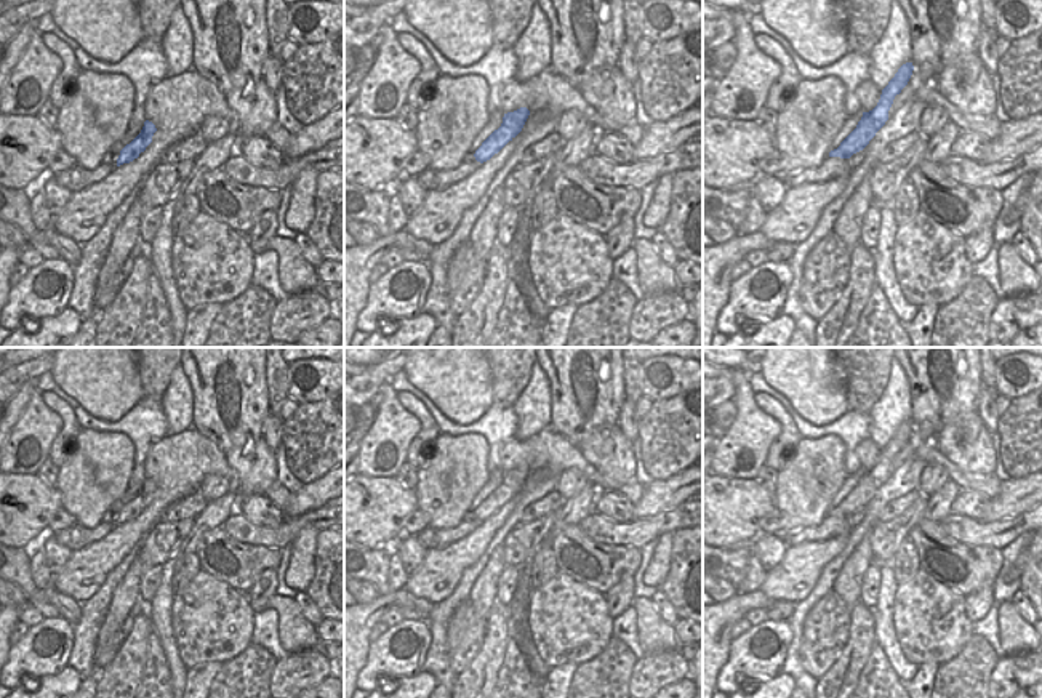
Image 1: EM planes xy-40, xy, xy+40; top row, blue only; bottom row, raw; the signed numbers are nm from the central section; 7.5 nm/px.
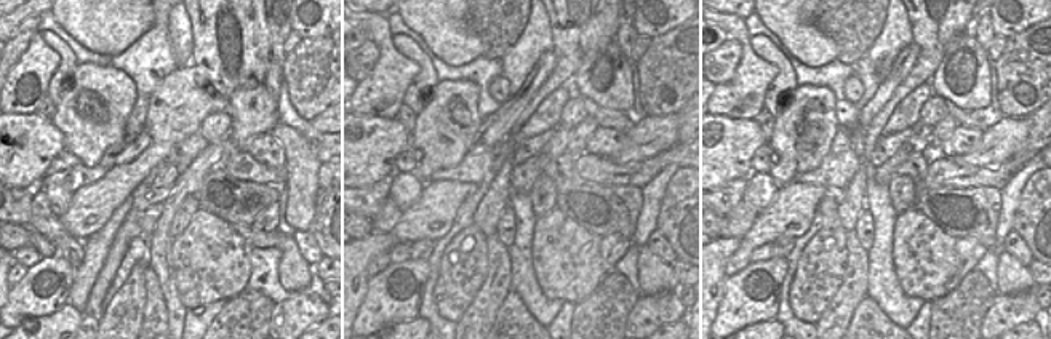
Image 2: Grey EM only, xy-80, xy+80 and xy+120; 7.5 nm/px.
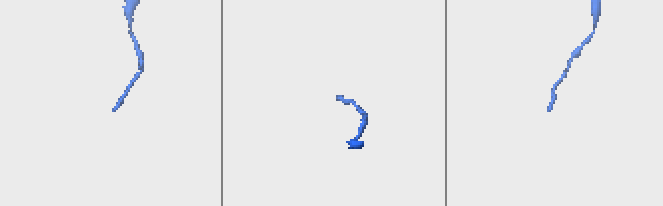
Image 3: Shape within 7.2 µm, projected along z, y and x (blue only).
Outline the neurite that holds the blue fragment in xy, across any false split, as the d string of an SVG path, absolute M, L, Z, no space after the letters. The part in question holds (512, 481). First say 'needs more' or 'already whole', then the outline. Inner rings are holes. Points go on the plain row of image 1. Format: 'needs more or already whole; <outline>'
needs more; M527 466L507 472L501 469L493 471L466 511L464 522L490 519L522 490L528 474L530 469Z

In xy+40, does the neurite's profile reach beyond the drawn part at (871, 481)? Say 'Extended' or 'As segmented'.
Extended.

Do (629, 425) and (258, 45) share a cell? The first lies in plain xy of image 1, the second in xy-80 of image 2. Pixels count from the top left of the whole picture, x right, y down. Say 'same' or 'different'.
different

